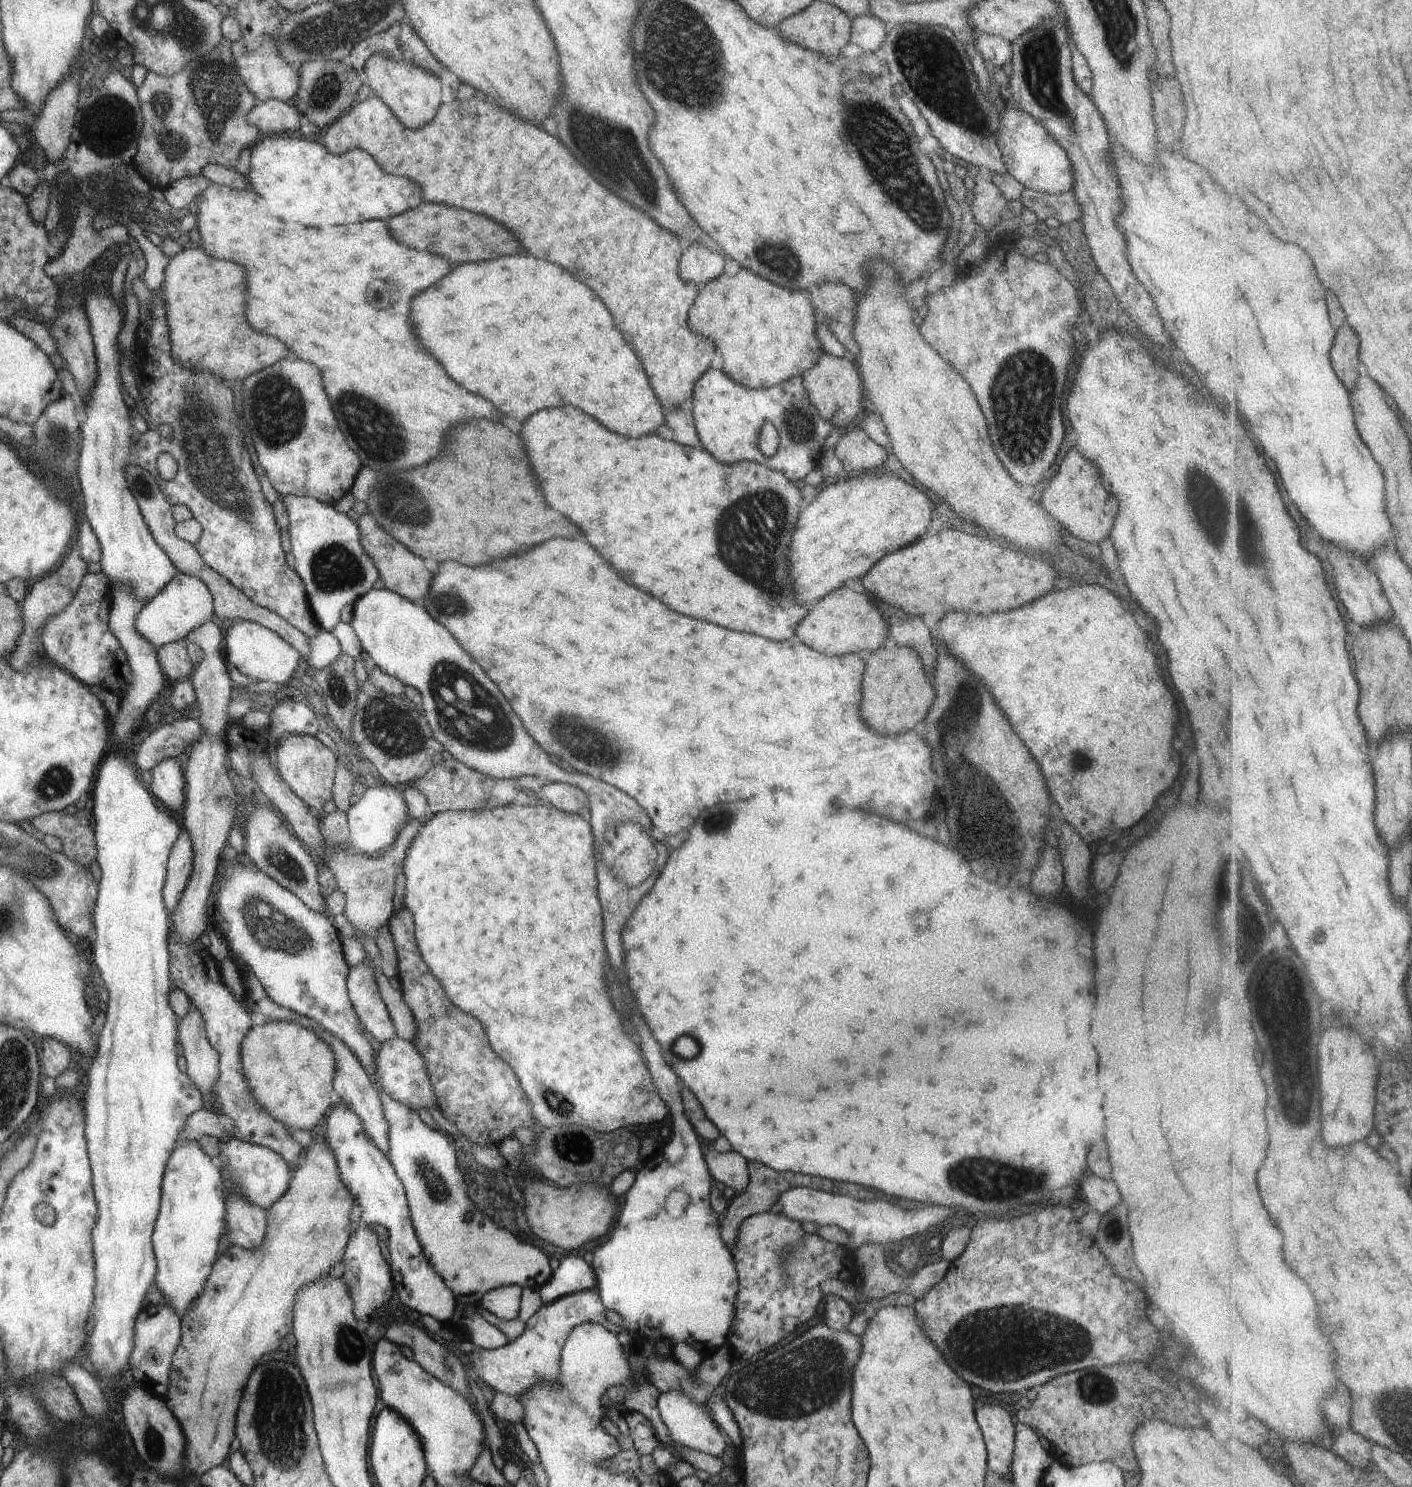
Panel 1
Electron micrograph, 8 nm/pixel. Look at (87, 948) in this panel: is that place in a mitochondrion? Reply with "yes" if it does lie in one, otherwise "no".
no

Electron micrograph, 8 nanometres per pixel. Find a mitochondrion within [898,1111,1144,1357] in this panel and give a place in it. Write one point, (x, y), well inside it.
(972, 1175)

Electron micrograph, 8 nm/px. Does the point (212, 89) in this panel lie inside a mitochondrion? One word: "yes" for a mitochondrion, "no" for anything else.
yes

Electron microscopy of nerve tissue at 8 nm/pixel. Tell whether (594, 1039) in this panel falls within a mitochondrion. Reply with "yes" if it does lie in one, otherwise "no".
no

